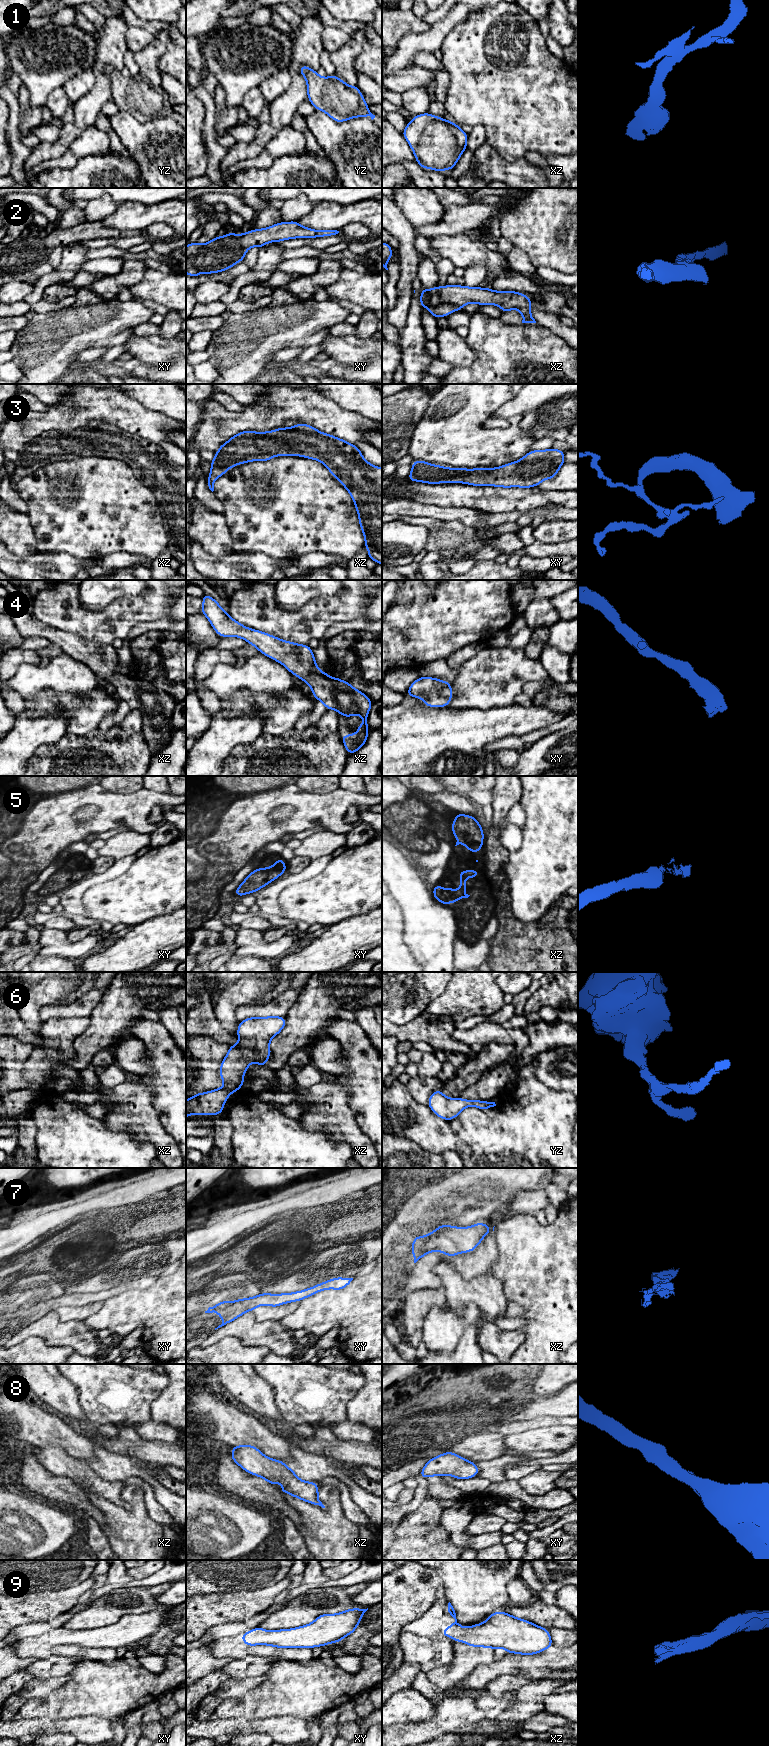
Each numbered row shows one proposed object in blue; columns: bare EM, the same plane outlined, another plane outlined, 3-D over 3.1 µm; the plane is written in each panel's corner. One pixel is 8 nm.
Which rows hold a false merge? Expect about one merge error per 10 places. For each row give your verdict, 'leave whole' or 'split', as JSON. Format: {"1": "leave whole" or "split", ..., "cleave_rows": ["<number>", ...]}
{"1": "leave whole", "2": "leave whole", "3": "leave whole", "4": "leave whole", "5": "leave whole", "6": "leave whole", "7": "leave whole", "8": "leave whole", "9": "leave whole", "cleave_rows": []}

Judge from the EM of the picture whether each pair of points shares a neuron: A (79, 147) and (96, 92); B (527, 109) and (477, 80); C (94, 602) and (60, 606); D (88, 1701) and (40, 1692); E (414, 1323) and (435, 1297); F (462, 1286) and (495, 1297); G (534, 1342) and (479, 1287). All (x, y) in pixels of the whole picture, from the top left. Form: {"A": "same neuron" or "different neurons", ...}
{"A": "different neurons", "B": "same neuron", "C": "different neurons", "D": "different neurons", "E": "same neuron", "F": "same neuron", "G": "different neurons"}

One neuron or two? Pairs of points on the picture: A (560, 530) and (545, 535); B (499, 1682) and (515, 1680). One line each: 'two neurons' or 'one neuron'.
A: one neuron
B: one neuron

